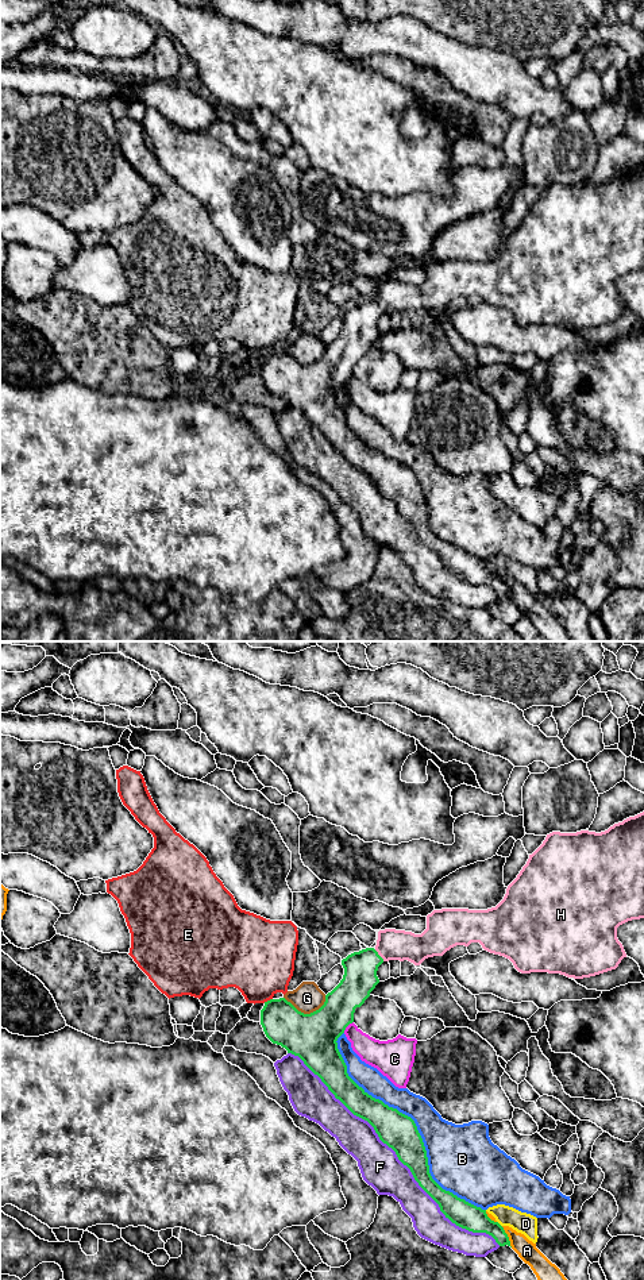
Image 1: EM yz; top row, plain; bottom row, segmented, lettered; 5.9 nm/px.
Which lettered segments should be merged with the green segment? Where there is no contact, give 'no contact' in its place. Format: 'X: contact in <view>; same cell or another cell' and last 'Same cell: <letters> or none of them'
A: contact in yz; another cell
B: contact in yz; another cell
C: contact in yz; another cell
D: contact in yz; another cell
E: contact in yz; another cell
F: contact in yz; another cell
G: contact in yz; another cell
H: contact in yz; same cell
Same cell: H

